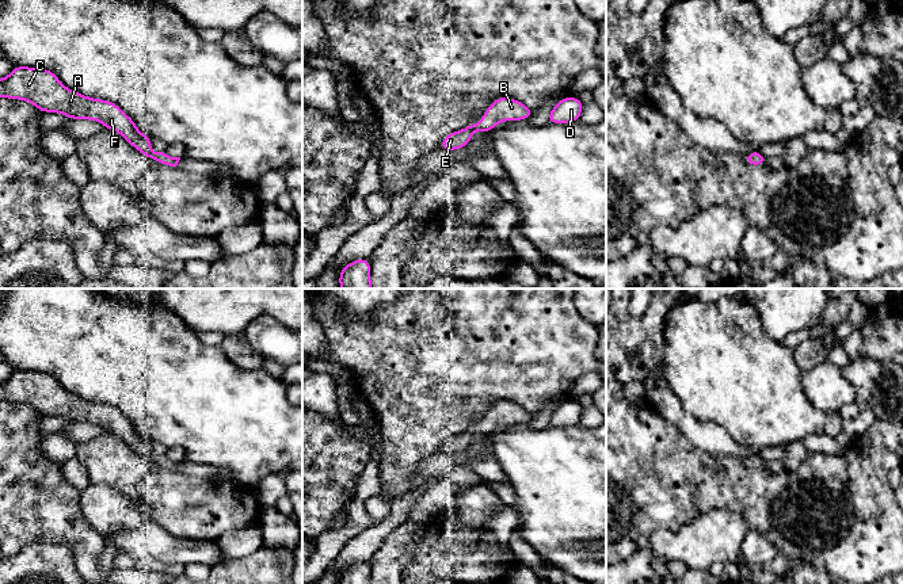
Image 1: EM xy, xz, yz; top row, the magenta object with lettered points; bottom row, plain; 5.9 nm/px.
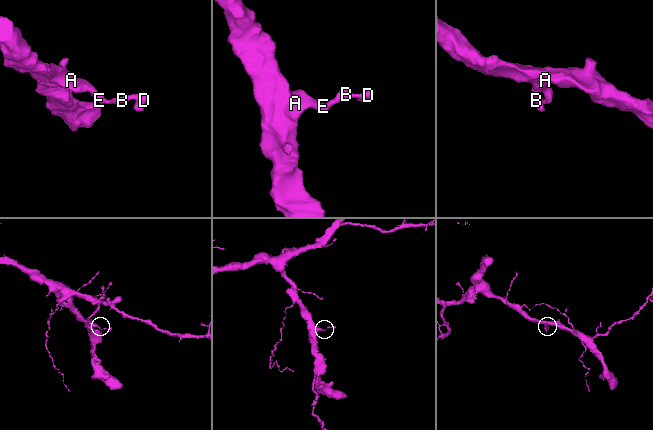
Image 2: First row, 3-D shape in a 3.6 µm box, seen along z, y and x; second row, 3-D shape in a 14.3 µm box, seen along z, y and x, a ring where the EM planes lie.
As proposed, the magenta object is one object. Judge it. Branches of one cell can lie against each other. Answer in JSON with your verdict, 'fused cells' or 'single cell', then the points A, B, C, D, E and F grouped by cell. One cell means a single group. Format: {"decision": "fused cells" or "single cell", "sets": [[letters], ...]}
{"decision": "single cell", "sets": [["A", "B", "C", "D", "E", "F"]]}

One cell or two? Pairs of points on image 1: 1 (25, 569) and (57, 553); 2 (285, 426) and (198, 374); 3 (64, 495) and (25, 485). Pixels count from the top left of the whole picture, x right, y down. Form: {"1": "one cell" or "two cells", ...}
{"1": "one cell", "2": "one cell", "3": "one cell"}

